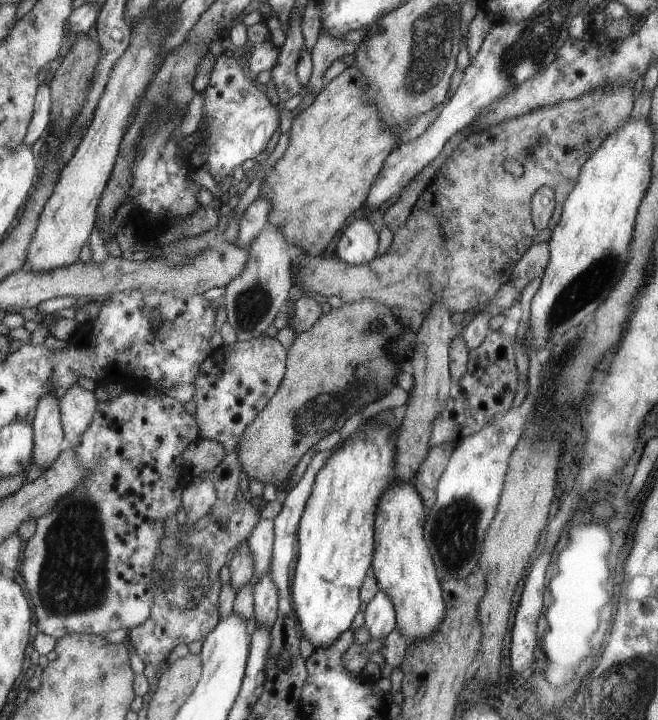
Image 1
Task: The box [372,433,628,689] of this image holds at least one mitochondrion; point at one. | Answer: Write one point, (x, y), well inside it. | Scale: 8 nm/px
(454, 531)

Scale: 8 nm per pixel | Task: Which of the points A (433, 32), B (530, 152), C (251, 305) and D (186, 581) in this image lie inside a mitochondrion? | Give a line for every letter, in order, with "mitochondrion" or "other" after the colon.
A: mitochondrion
B: other
C: mitochondrion
D: mitochondrion

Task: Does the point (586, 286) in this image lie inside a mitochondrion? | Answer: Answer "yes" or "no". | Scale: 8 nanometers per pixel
yes

